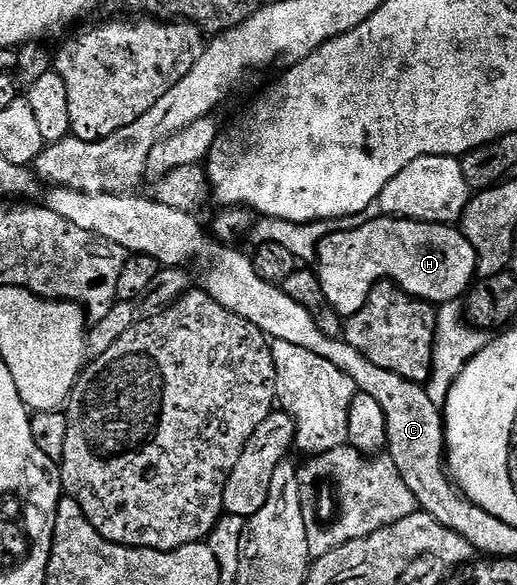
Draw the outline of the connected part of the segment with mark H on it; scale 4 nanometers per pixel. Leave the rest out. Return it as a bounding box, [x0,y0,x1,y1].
[315,215,478,319]

